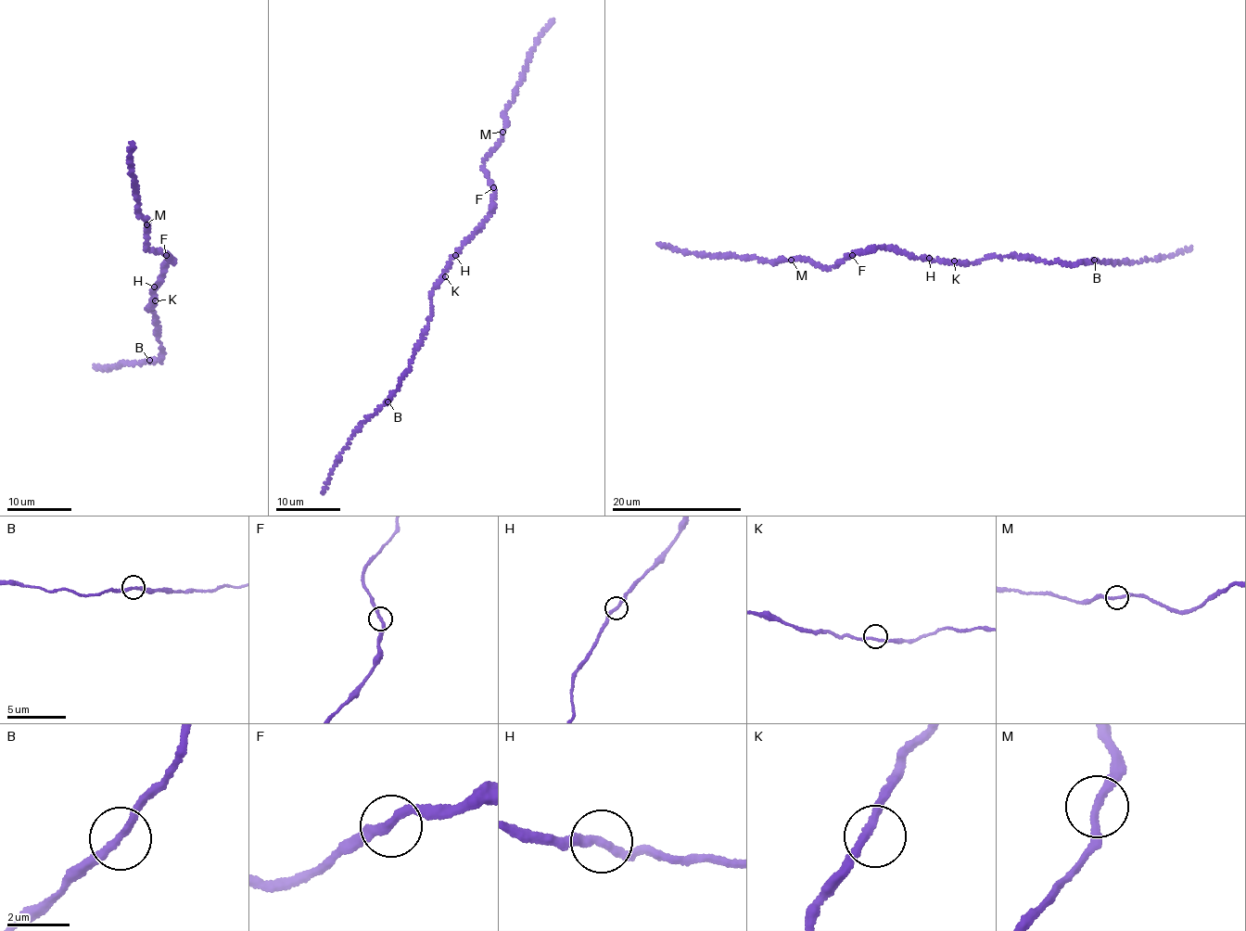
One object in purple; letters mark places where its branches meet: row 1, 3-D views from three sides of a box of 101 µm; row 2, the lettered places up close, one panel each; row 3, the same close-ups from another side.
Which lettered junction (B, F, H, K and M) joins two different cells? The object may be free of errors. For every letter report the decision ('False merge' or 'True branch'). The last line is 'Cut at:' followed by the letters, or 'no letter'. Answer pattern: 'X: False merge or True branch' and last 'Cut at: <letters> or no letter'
B: True branch
F: True branch
H: True branch
K: True branch
M: True branch
Cut at: no letter

